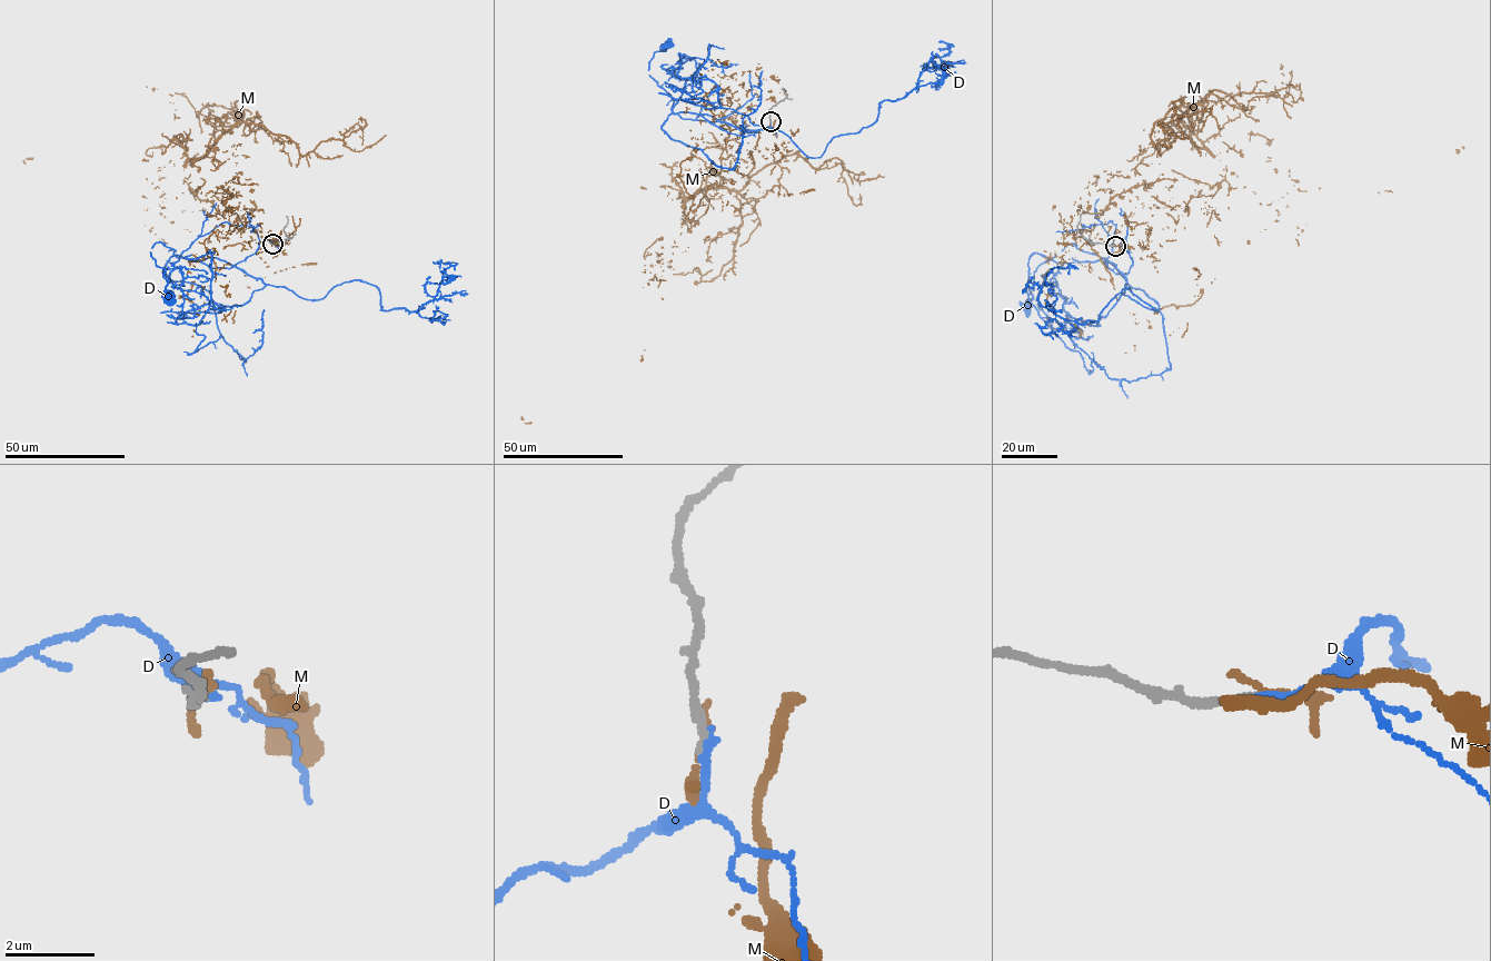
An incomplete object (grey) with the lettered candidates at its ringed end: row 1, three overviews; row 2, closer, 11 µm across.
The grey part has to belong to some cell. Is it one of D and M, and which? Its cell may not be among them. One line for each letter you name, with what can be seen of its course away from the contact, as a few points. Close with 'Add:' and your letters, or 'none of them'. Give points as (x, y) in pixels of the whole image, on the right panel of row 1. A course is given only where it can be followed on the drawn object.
D: it runs (1115, 245), (1123, 294), (1156, 310), (1127, 288), (1062, 318), (1039, 295), (1073, 266)
Add: D

